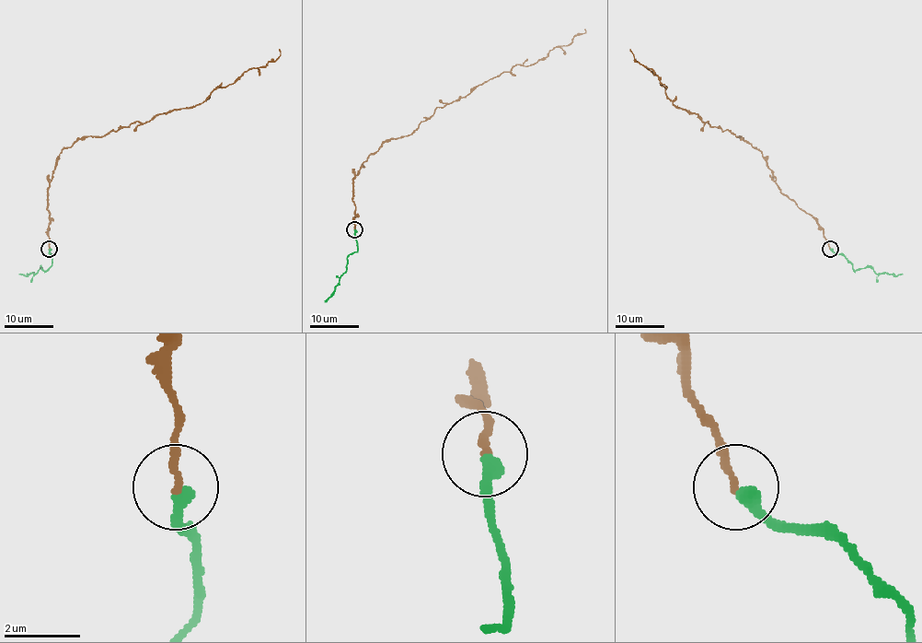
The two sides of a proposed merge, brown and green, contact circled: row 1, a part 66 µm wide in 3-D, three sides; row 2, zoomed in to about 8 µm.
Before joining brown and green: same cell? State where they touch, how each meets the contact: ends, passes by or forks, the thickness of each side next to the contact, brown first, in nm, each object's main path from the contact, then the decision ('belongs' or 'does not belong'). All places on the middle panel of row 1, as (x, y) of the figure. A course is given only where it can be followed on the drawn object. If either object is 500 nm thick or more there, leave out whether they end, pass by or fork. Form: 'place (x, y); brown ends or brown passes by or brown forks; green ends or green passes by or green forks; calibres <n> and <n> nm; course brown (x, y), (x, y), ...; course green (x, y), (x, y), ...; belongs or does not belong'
place (354, 229); brown ends; green ends; calibres 200 and 360 nm; course brown (354, 229), (353, 178), (384, 143), (409, 136), (438, 107), (458, 100), (517, 64), (537, 63), (585, 29); course green (355, 229), (357, 251), (347, 258), (347, 270), (340, 276), (335, 292), (325, 302); belongs

